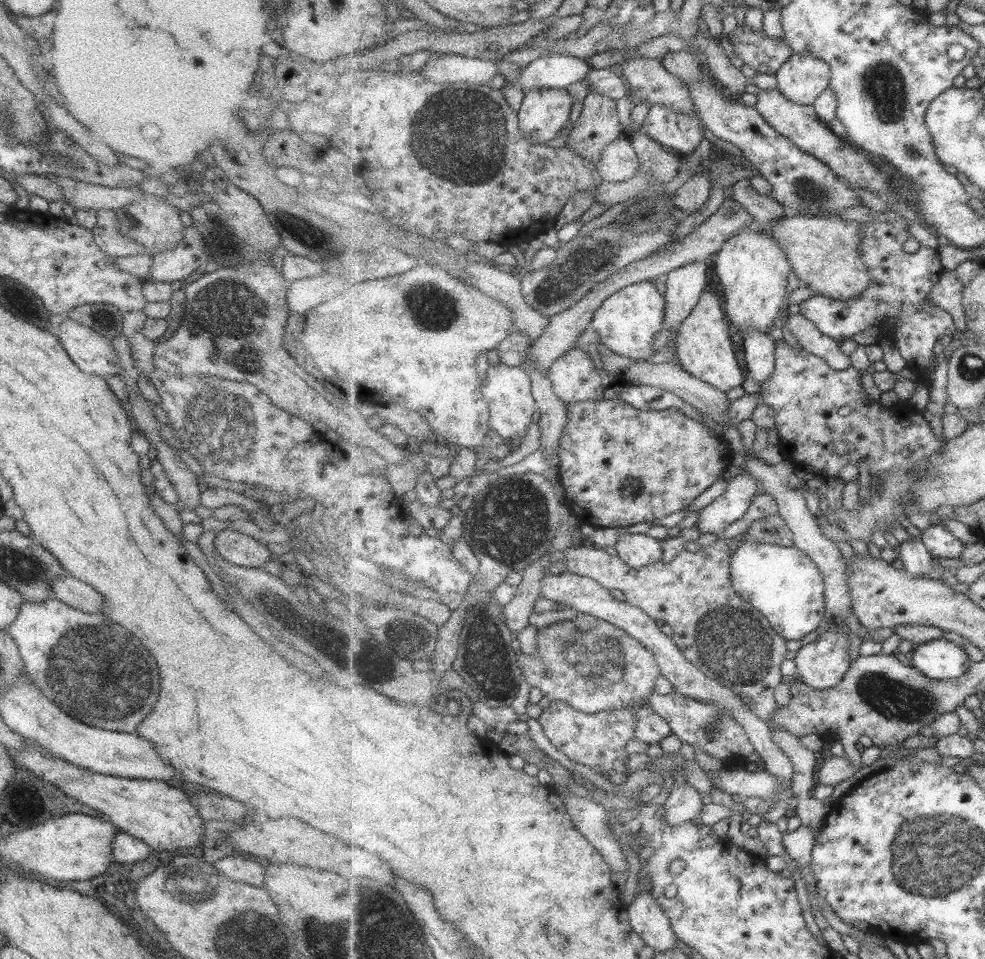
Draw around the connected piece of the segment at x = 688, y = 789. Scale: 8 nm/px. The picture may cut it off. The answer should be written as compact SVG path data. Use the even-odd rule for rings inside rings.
M687 782L673 786L667 798L666 819L672 825L680 825L688 820L695 820L701 814L703 798L697 788Z

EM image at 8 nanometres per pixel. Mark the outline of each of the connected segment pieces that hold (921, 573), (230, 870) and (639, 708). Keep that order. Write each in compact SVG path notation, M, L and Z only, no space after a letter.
M917 538L903 541L898 554L894 556L899 565L911 576L927 577L931 580L944 580L946 569L933 566L934 556L928 551L924 542Z
M240 853L223 856L212 864L219 873L223 872L229 880L245 882L251 886L263 886L263 866L253 860L245 860Z
M638 702L629 706L636 712L638 718L638 731L635 740L641 740L646 744L655 744L671 736L671 725L662 716L659 716L652 707L644 706L644 702Z

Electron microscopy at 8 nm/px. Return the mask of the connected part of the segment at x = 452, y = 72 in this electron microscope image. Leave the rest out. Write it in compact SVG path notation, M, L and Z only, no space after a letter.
M447 54L439 56L429 63L422 74L433 82L470 82L471 84L489 85L499 73L495 61L468 58L467 56Z

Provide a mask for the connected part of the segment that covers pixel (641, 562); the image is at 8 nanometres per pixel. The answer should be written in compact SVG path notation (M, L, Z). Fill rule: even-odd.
M633 532L624 534L615 546L618 556L633 568L643 568L658 563L664 558L663 541L651 538L647 534Z

